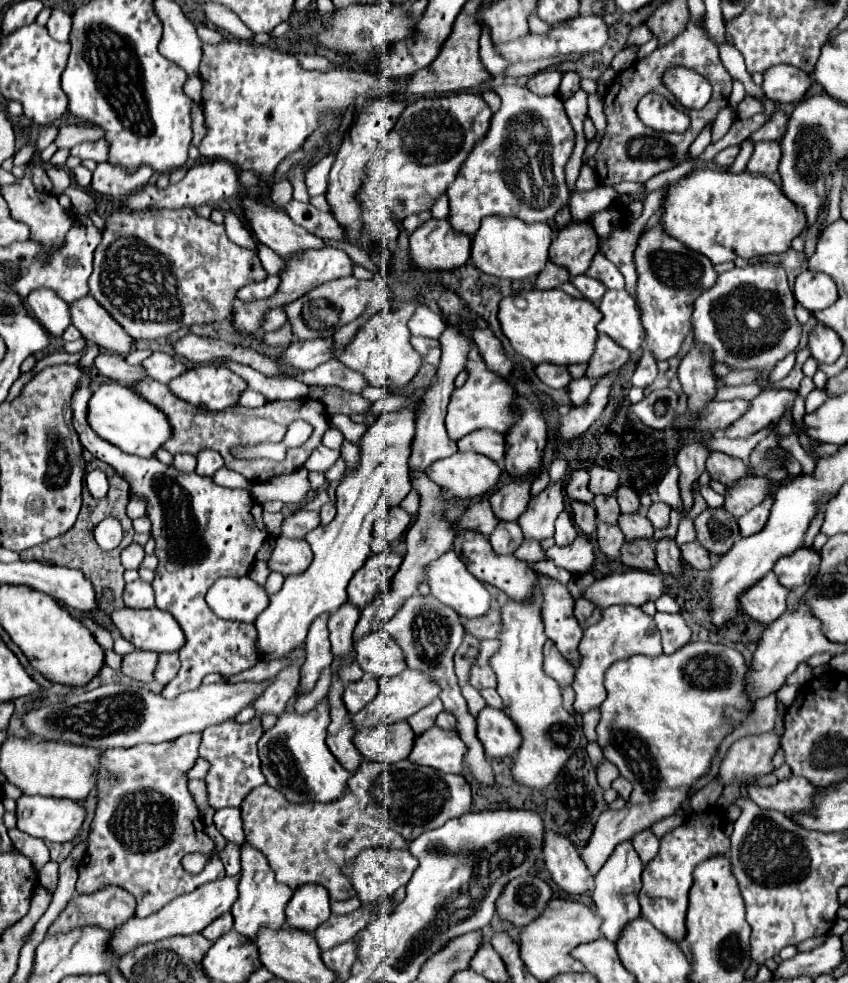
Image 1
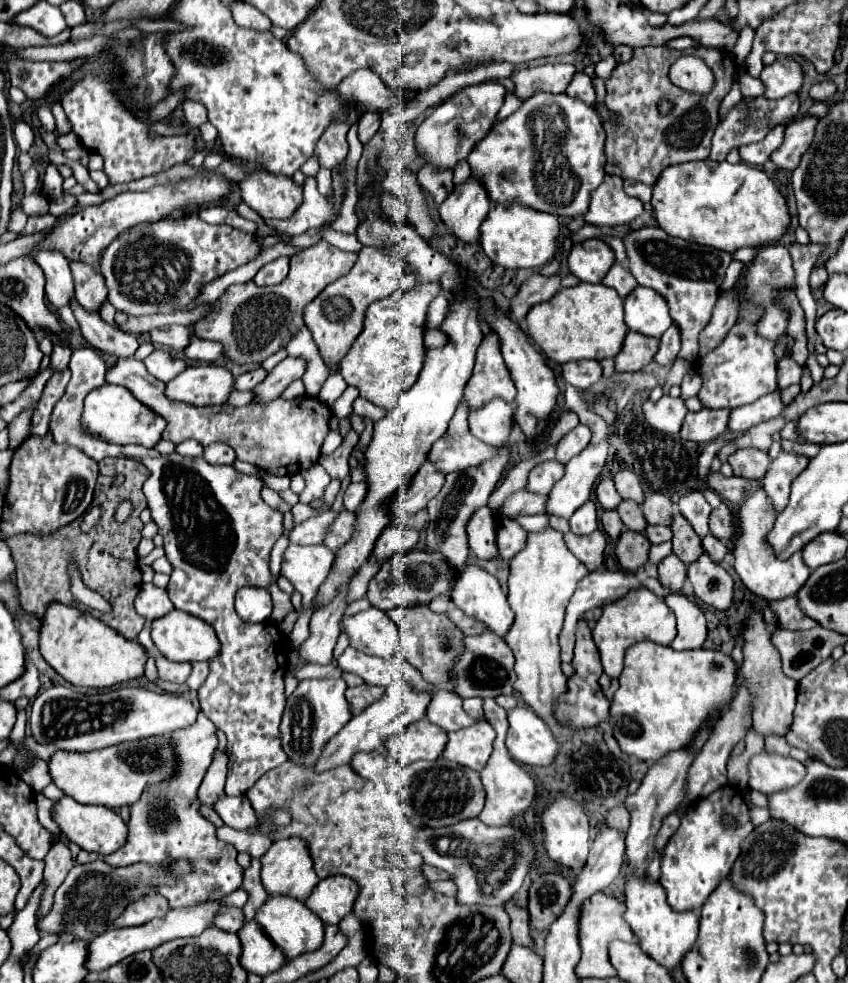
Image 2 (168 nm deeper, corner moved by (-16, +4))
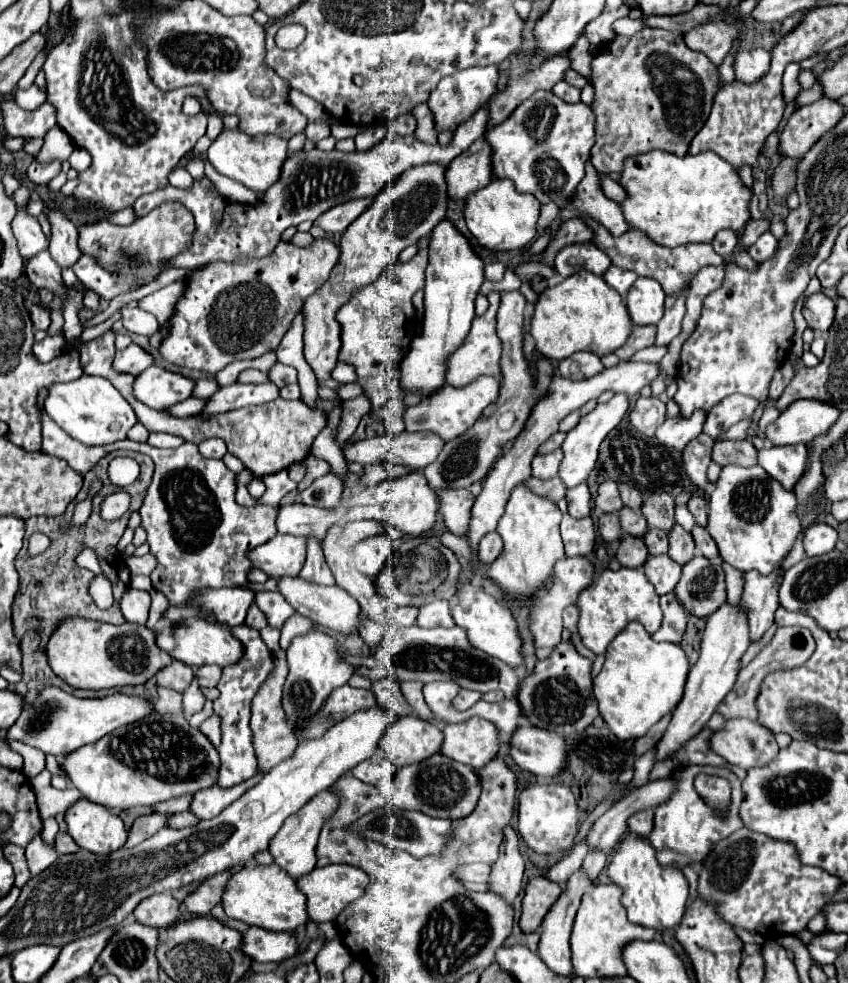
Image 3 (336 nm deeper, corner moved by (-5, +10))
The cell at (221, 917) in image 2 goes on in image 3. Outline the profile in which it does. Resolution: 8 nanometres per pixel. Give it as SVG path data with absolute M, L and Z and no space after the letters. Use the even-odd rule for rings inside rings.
M225 870L221 874L215 874L211 878L207 878L201 888L197 888L193 894L189 894L189 898L185 898L185 908L191 912L191 914L197 914L197 916L207 916L211 912L213 906L221 904L221 898L227 890L227 884L229 884L229 878L235 874L237 870Z

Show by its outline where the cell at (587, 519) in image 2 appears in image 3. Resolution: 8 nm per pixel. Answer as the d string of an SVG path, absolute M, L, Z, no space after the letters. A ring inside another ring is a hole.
M581 484L581 486L575 486L573 490L569 490L565 500L569 504L569 514L573 518L589 516L589 512L591 512L591 494L587 490L587 484Z

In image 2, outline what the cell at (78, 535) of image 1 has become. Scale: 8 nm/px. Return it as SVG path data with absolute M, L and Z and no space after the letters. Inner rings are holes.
M104 458L98 464L98 484L92 502L102 508L102 516L90 532L82 532L80 520L74 520L72 524L48 536L20 534L6 540L6 544L12 548L12 560L16 564L16 584L20 590L20 602L28 614L42 620L48 604L52 602L80 608L80 604L74 600L70 592L68 564L74 562L78 566L82 582L90 590L100 592L112 604L112 612L108 614L98 612L98 618L128 640L134 640L140 634L140 630L144 628L144 620L134 610L134 598L142 584L136 546L140 542L140 530L144 526L140 522L140 512L146 508L142 484L148 476L150 476L148 468L144 468L144 464L138 464L138 460L134 458ZM116 474L122 474L126 478L124 484L114 486L112 480ZM122 500L132 500L134 504L134 514L126 524L118 524L114 520L114 510Z

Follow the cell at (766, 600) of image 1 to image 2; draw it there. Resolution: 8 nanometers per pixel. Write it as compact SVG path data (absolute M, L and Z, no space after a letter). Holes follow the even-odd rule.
M758 484L756 492L744 496L744 500L740 502L738 512L736 512L738 532L736 532L736 540L734 540L734 548L732 548L734 570L738 572L744 586L764 600L782 600L782 598L794 596L812 572L804 564L802 552L798 552L796 556L792 556L788 560L780 560L772 552L772 548L768 548L768 544L764 544L764 536L768 536L768 532L772 530L776 516L778 516L778 512L776 512L772 500L768 500L768 494L764 492L762 484Z

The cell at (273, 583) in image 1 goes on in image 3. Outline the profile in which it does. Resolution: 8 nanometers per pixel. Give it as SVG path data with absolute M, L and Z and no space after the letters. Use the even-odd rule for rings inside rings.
M259 591L255 593L254 602L269 618L269 626L273 628L281 628L283 622L287 620L291 606L289 602L275 591Z

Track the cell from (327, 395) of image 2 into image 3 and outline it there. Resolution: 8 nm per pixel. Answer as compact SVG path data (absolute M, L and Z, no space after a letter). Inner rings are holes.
M337 362L337 366L331 372L331 378L333 380L339 380L339 382L355 382L353 366L343 366L341 362Z

